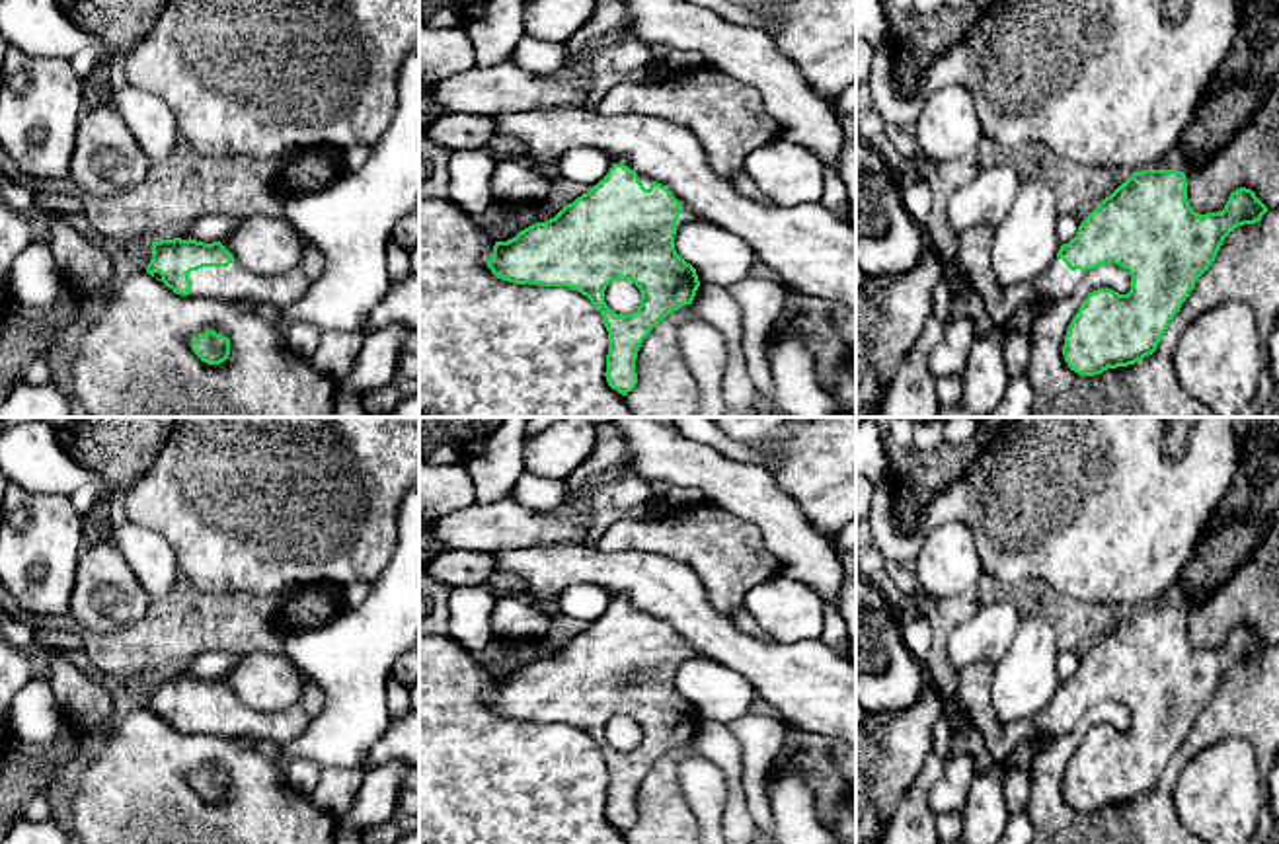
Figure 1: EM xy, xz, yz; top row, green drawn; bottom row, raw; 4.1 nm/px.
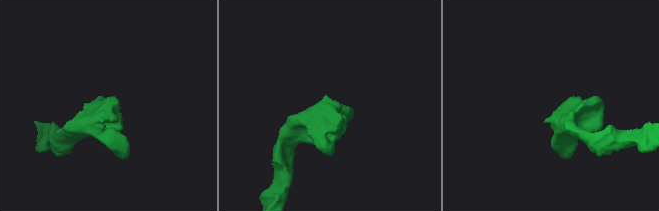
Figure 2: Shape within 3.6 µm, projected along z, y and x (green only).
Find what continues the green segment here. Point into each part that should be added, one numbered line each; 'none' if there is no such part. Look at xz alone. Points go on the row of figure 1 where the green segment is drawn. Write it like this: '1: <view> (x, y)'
1: xz (687, 213)

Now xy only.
1: xy (234, 283)

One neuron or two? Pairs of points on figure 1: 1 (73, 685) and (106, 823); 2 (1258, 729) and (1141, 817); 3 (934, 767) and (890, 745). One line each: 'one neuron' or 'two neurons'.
1: two neurons
2: one neuron
3: two neurons

